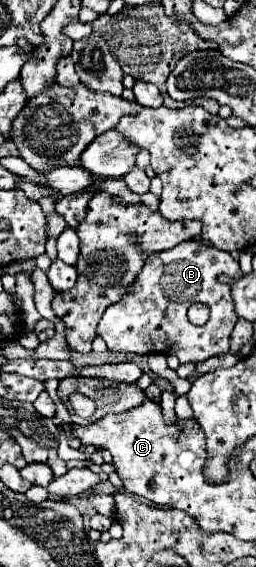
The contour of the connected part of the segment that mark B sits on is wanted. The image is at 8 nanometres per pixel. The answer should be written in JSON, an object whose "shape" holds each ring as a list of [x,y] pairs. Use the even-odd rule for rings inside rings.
{"shape":[[[183,241],[183,247],[149,253],[127,293],[105,309],[97,333],[111,351],[175,355],[181,363],[201,363],[209,357],[229,353],[229,337],[237,315],[229,285],[221,283],[219,277],[235,277],[239,271],[239,263],[229,253],[205,241]],[[193,303],[205,303],[211,309],[211,317],[203,327],[187,319],[187,309]]]}

